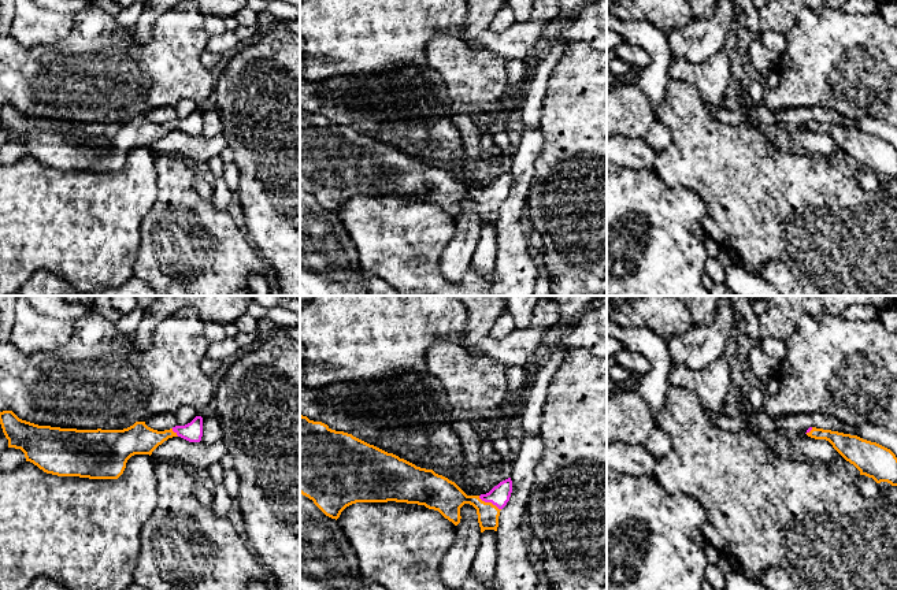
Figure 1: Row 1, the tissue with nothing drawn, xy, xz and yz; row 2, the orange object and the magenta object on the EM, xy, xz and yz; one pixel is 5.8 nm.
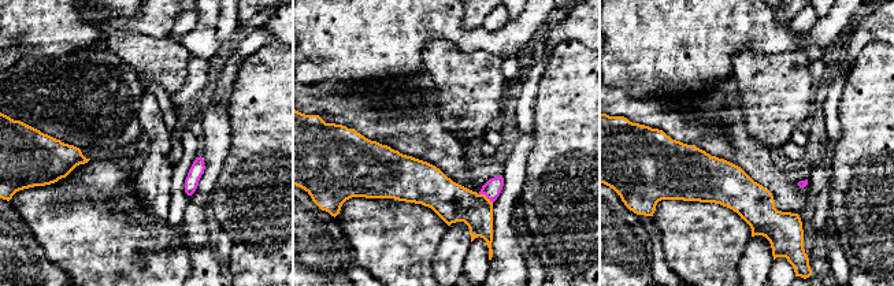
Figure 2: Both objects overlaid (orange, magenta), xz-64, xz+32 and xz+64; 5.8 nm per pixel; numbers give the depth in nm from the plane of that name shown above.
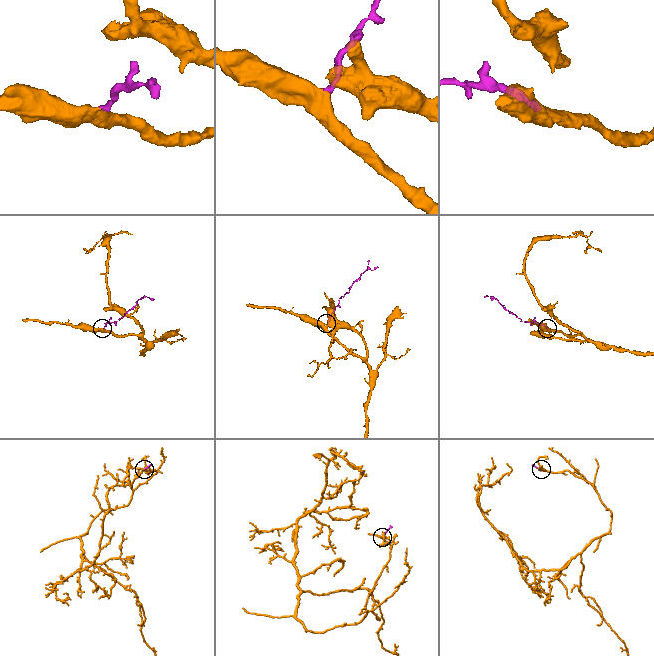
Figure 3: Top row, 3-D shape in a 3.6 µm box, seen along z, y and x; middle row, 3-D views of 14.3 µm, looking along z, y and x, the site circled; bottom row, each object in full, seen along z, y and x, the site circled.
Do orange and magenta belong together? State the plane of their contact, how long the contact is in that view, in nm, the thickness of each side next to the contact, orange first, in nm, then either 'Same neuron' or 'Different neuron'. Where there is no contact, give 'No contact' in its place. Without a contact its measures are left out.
Touches orange in xz. Shared border 160 nm. Thickness 180 nm (orange) against 120 nm. Same neuron

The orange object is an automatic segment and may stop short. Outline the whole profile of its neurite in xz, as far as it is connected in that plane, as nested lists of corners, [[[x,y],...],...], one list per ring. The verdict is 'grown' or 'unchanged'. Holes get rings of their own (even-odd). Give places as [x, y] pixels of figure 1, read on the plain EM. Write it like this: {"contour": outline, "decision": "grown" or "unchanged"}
{"contour": [[[300,108],[300,186],[329,211],[338,212],[341,205],[356,196],[407,196],[438,204],[455,219],[460,216],[460,201],[470,197],[477,203],[481,226],[497,225],[500,204],[512,186],[511,171],[500,175],[489,186],[467,189],[455,175],[433,163],[415,157],[370,138],[352,127],[331,123],[322,115]]], "decision": "grown"}

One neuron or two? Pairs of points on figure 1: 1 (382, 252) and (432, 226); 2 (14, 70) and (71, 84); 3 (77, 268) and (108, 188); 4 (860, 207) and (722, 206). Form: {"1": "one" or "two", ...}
{"1": "one", "2": "one", "3": "one", "4": "one"}

